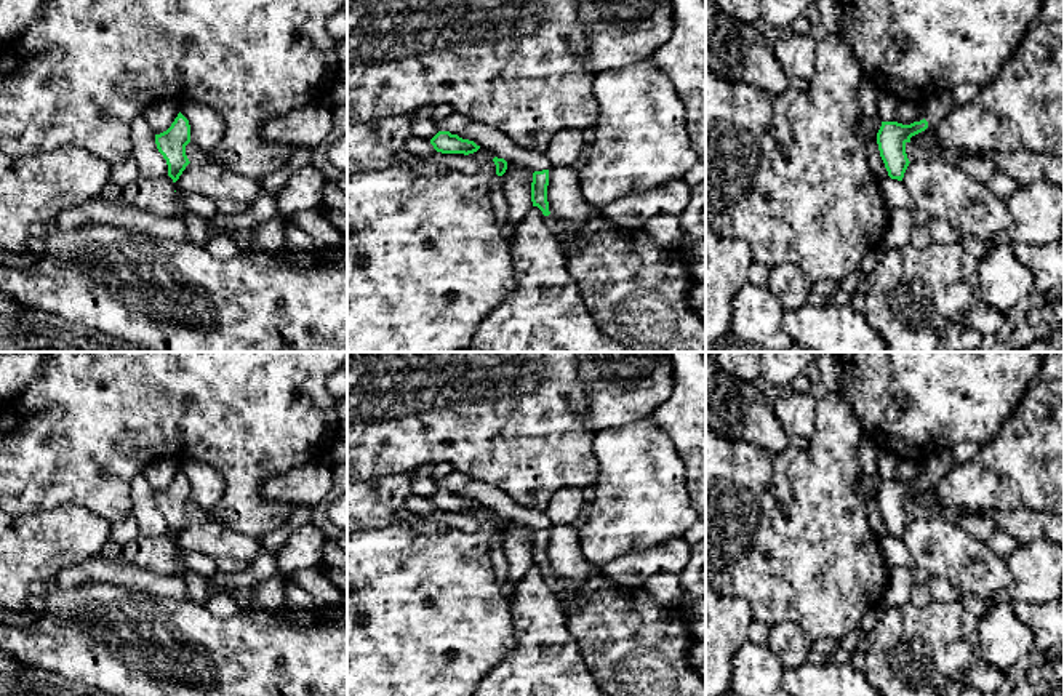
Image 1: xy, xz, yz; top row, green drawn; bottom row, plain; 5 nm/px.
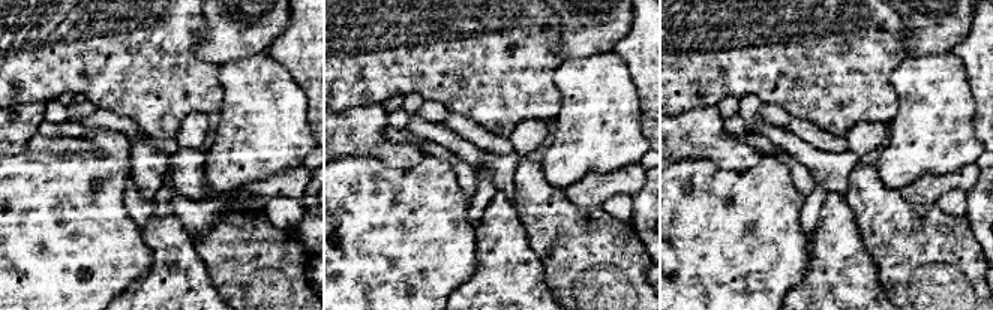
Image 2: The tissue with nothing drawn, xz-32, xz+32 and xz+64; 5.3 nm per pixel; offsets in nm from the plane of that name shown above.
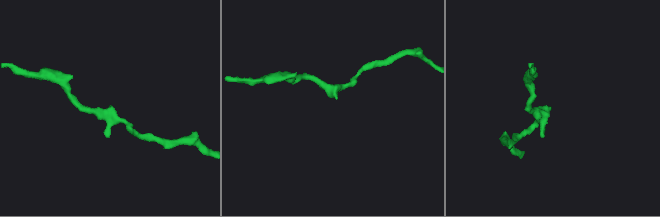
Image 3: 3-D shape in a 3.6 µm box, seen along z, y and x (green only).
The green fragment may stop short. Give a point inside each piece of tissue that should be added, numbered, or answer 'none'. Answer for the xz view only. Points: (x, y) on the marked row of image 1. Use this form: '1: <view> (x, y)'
none

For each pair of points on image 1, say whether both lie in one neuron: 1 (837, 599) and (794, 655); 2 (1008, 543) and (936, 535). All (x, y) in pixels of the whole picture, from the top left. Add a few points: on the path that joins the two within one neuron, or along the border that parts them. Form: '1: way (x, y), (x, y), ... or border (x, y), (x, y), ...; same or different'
1: border (772, 626), (781, 621), (792, 621), (813, 640); different
2: border (986, 541), (1004, 559); different

